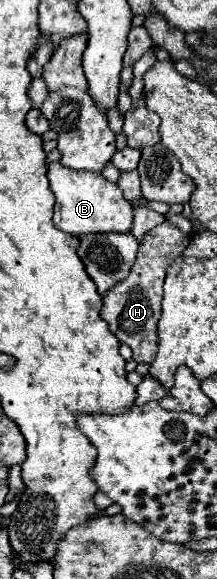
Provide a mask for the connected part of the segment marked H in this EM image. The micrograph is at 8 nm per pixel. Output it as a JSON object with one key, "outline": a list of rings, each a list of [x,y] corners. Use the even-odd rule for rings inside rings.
{"outline":[[[164,221],[156,225],[150,233],[140,241],[140,249],[136,253],[136,261],[130,269],[130,275],[120,281],[116,287],[106,291],[104,305],[100,309],[100,317],[108,323],[110,331],[118,337],[120,343],[126,343],[134,351],[136,363],[152,363],[158,351],[158,319],[162,311],[162,285],[168,265],[188,247],[190,237],[182,233],[176,225]]]}

